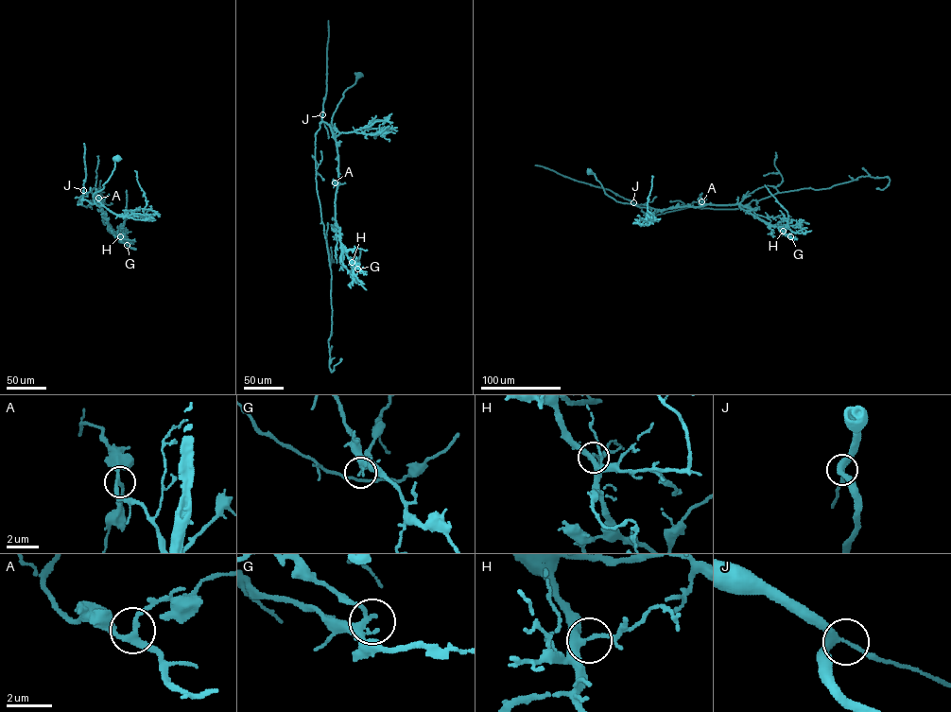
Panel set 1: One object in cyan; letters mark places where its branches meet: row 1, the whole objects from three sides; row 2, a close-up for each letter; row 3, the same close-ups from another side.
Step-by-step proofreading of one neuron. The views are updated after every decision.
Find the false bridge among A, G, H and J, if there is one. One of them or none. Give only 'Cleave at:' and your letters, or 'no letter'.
Cleave at: no letter

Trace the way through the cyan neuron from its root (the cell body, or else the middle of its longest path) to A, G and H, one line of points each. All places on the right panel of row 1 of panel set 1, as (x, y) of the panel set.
A: (589, 171), (595, 174), (605, 193), (617, 201), (648, 207), (652, 212), (705, 204), (701, 201)
G: (589, 171), (617, 201), (648, 207), (653, 212), (741, 204), (790, 236)
H: (589, 171), (617, 201), (648, 207), (653, 212), (741, 204), (769, 225), (783, 231)

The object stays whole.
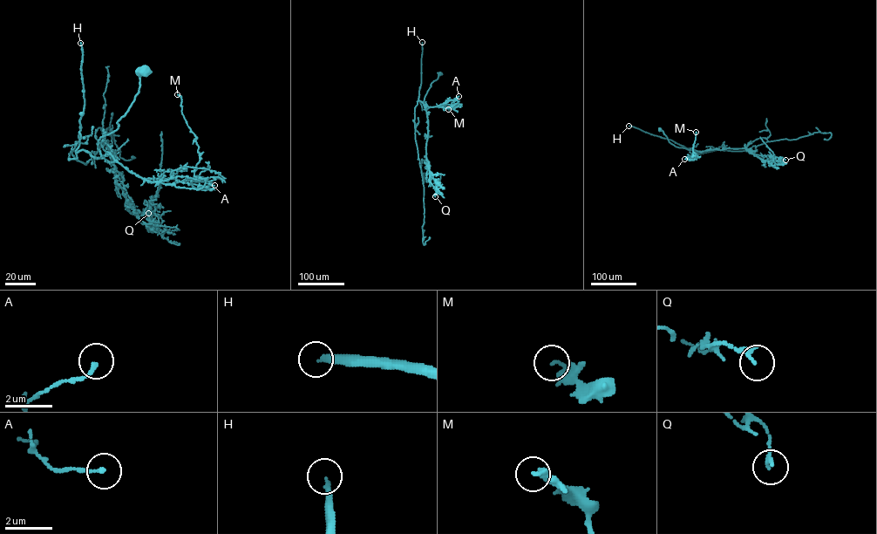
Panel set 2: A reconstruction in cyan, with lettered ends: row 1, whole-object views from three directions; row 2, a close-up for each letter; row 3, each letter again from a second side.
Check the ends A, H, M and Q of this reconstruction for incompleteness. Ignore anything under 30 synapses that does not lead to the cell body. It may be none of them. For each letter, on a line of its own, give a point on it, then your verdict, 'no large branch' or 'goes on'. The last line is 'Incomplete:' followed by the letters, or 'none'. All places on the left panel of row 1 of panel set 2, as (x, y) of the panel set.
A: (214, 185) | no large branch
H: (80, 43) | goes on
M: (177, 94) | no large branch
Q: (148, 213) | no large branch
Incomplete: H

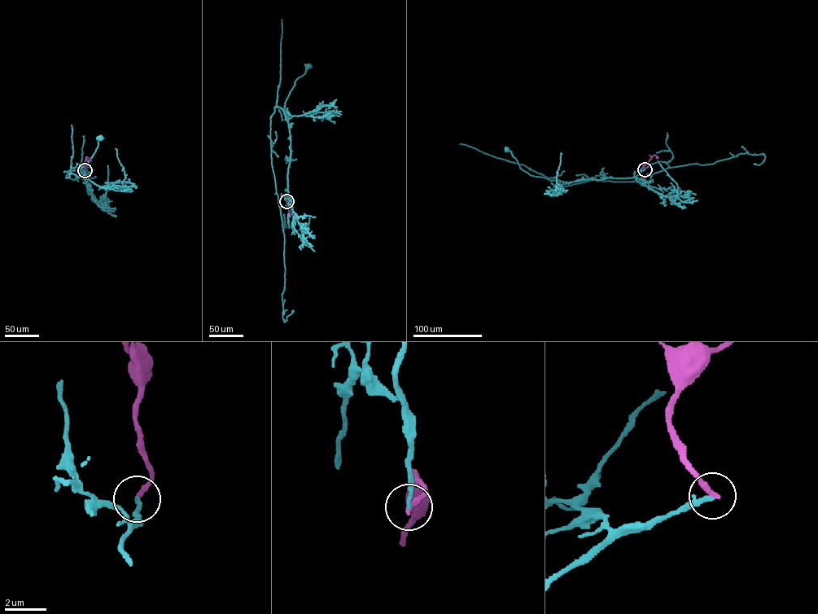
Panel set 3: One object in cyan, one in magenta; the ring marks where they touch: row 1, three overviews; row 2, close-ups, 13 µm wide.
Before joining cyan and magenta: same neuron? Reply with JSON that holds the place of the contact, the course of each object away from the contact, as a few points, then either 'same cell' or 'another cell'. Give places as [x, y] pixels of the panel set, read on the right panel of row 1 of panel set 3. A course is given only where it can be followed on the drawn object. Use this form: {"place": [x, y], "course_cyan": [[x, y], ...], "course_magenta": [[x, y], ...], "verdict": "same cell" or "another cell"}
{"place": [645, 169], "course_cyan": [[645, 169], [636, 177], [582, 180], [561, 184], [557, 181], [531, 175], [520, 168], [511, 152], [506, 149]], "course_magenta": [[645, 169], [644, 166], [653, 155], [658, 158]], "verdict": "another cell"}

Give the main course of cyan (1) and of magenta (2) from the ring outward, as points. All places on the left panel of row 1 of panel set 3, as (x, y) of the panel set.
1: (85, 170), (85, 177), (87, 176), (81, 177), (79, 169), (88, 164), (100, 138)
2: (85, 170), (87, 156), (91, 160)

